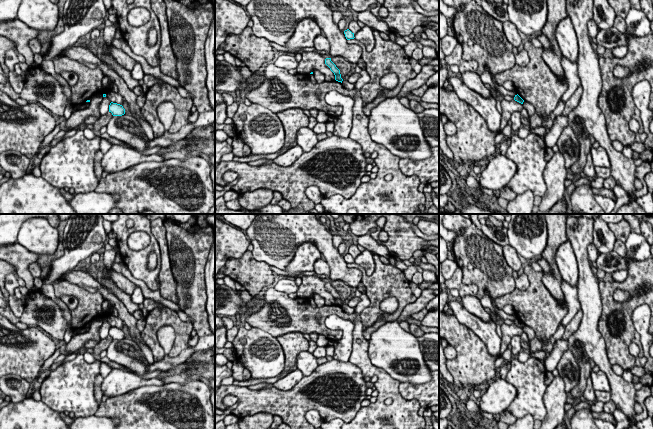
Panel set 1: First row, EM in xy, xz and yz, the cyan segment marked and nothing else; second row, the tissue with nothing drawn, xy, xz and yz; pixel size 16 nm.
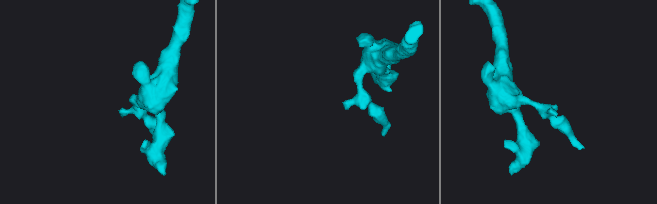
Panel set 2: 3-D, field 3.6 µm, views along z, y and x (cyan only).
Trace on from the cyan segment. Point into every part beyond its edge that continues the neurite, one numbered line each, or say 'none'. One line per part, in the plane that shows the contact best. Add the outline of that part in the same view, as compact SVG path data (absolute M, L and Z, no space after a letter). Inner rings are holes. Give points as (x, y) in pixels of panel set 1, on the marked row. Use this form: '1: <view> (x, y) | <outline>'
none

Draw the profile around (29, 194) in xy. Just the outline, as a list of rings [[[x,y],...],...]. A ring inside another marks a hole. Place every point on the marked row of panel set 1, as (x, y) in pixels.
[[[26,173],[0,185],[0,214],[77,214],[59,188]]]

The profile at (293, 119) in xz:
[[[292,108],[278,112],[277,116],[282,122],[285,131],[284,146],[278,152],[272,154],[249,155],[244,157],[234,156],[233,161],[248,163],[250,161],[255,161],[258,159],[274,160],[290,148],[297,145],[297,132],[302,127],[308,127],[309,117],[304,114],[304,110],[299,108]]]

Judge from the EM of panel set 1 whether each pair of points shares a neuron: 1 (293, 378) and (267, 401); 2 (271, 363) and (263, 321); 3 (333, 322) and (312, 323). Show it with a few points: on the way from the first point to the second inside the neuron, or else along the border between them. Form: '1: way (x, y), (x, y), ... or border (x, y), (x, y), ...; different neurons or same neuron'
1: border (301, 378), (289, 389), (280, 390), (274, 387); different neurons
2: border (252, 326), (262, 329), (276, 338); different neurons
3: border (331, 313), (325, 325), (342, 332), (335, 342); different neurons

